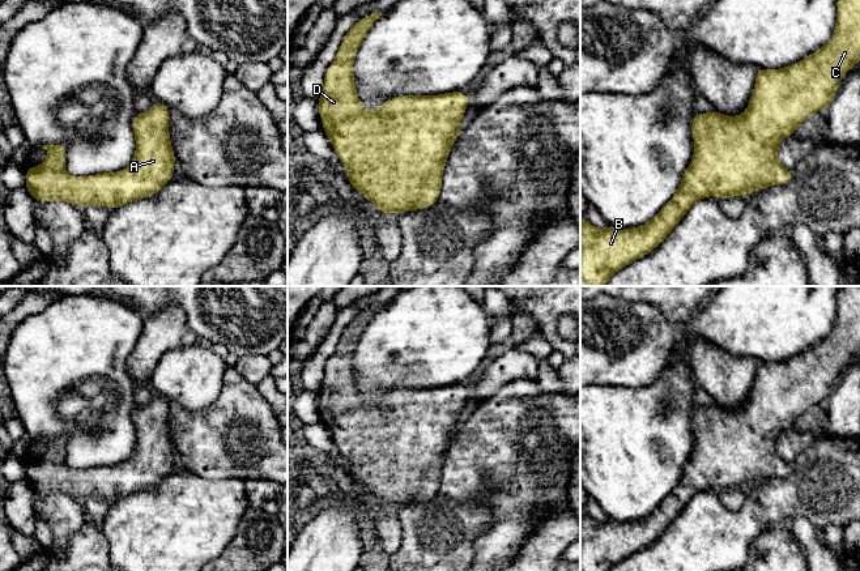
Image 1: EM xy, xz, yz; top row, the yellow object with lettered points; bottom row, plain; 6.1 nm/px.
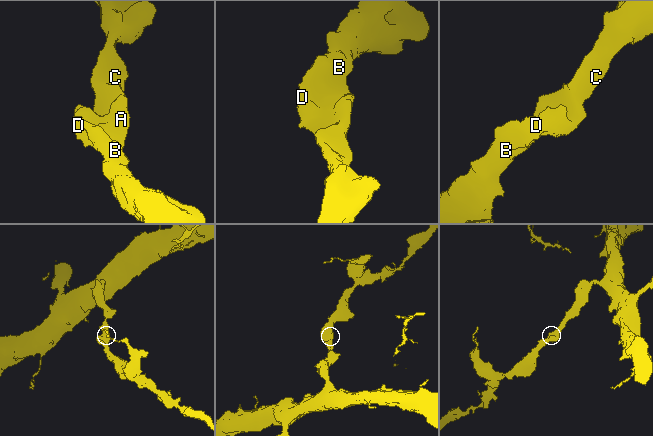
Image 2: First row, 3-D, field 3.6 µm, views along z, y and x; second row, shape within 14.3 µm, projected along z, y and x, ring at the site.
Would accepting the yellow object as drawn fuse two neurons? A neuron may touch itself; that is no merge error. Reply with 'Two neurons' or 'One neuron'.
One neuron

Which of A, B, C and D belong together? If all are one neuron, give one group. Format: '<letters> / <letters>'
A B C D

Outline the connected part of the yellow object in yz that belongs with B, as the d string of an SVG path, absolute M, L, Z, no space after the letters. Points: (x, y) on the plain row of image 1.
M839 286L836 299L836 320L829 336L787 361L757 363L754 383L744 406L732 410L715 402L710 406L694 408L691 423L695 443L691 456L684 465L682 476L676 487L650 515L627 523L614 521L609 517L604 523L599 523L583 510L580 511L580 571L610 571L614 564L651 545L665 532L697 493L710 487L719 491L748 489L755 482L786 477L792 472L793 464L786 463L778 453L778 436L792 427L804 412L827 401L846 365L860 355L860 286Z

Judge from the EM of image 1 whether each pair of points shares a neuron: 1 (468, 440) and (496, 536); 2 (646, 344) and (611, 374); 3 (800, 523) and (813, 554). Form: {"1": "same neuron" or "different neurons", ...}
{"1": "same neuron", "2": "same neuron", "3": "same neuron"}

